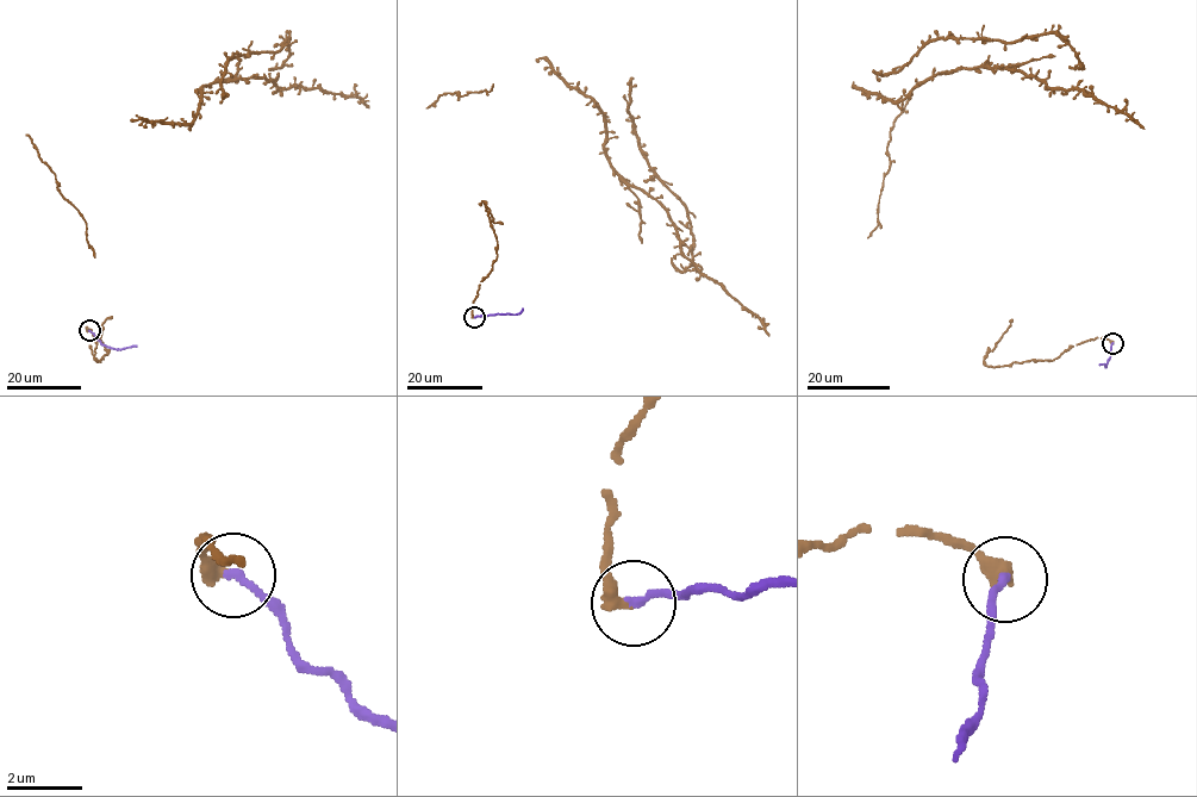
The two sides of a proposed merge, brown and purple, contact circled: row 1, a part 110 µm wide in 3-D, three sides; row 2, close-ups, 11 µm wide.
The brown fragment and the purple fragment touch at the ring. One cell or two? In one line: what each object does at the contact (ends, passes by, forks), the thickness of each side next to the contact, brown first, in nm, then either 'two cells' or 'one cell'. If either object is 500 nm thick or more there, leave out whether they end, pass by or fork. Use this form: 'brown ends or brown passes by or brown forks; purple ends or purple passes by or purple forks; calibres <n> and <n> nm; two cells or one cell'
brown ends; purple ends; calibres 400 and 220 nm; two cells

